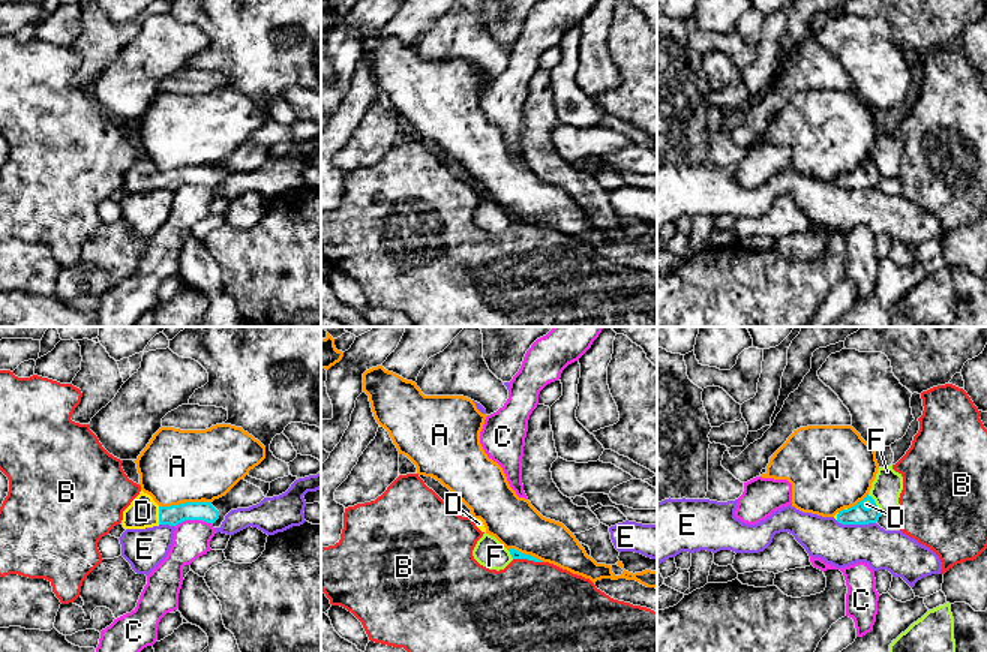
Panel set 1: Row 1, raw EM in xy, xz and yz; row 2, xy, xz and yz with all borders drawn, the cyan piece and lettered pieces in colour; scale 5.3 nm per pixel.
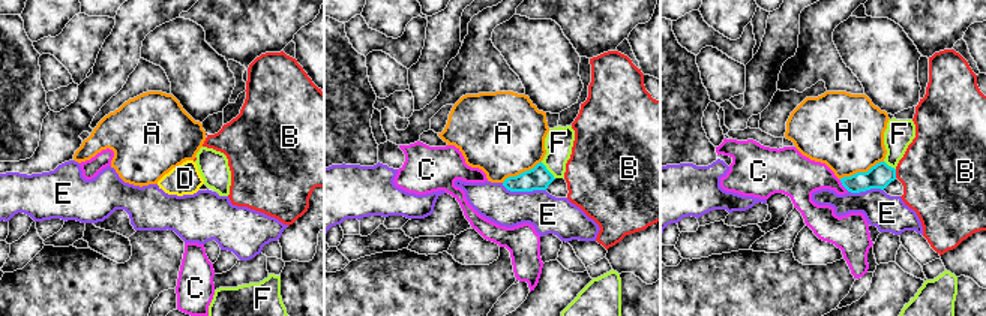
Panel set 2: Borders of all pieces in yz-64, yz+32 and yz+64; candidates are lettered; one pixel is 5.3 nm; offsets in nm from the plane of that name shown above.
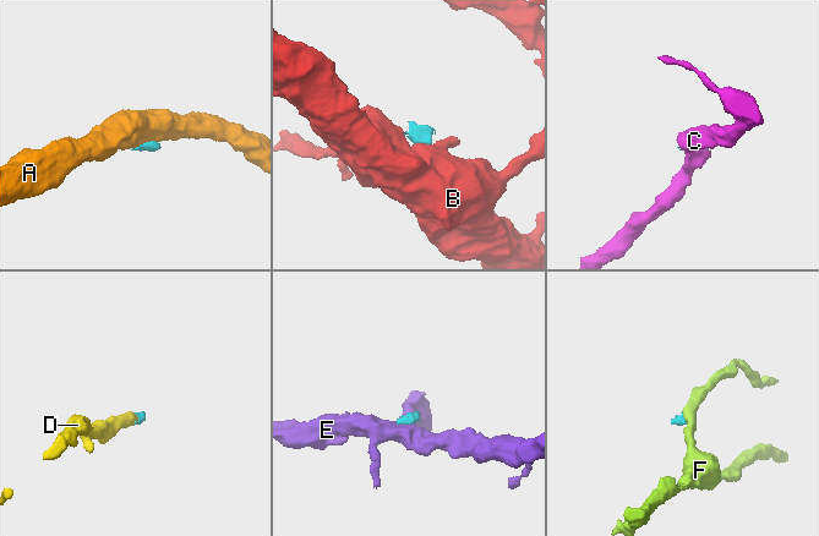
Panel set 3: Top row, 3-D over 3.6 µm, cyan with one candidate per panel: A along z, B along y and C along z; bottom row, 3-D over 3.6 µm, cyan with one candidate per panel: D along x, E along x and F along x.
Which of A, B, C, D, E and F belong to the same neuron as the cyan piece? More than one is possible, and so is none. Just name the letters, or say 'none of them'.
D

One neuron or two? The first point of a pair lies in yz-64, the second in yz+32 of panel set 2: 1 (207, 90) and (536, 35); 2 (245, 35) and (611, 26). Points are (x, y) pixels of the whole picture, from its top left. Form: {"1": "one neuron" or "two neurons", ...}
{"1": "one neuron", "2": "one neuron"}

